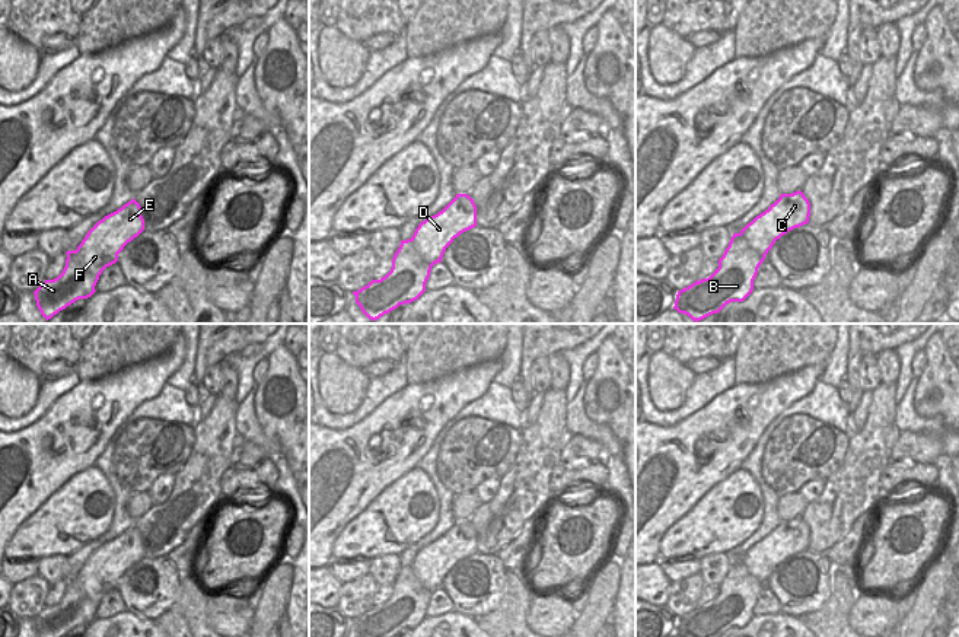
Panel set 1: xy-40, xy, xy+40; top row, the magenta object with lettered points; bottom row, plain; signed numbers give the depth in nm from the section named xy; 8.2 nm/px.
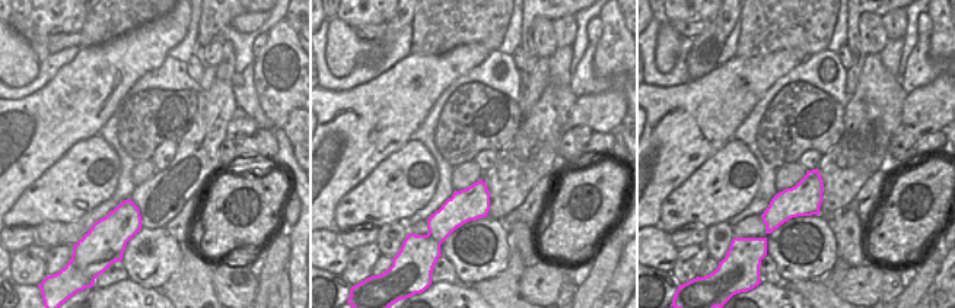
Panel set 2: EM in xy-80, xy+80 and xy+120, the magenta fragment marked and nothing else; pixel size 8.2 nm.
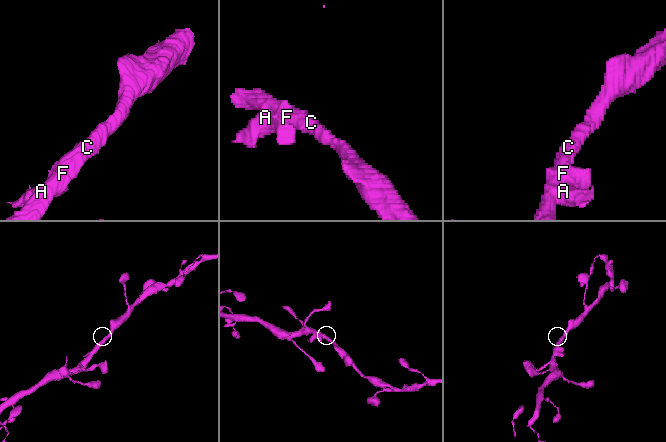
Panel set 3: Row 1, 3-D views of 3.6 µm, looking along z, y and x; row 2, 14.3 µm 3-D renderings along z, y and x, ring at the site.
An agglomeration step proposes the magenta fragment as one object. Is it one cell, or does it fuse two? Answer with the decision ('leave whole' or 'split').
leave whole

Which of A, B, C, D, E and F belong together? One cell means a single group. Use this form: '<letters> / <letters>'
A B C D E F

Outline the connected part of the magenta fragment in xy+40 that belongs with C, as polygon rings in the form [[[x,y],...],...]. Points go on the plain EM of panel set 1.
[[[802,517],[781,520],[768,536],[739,560],[719,586],[719,595],[676,621],[676,637],[721,637],[730,628],[743,628],[754,617],[754,606],[777,566],[809,550],[810,529]]]

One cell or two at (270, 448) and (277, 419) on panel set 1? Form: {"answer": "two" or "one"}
{"answer": "two"}

